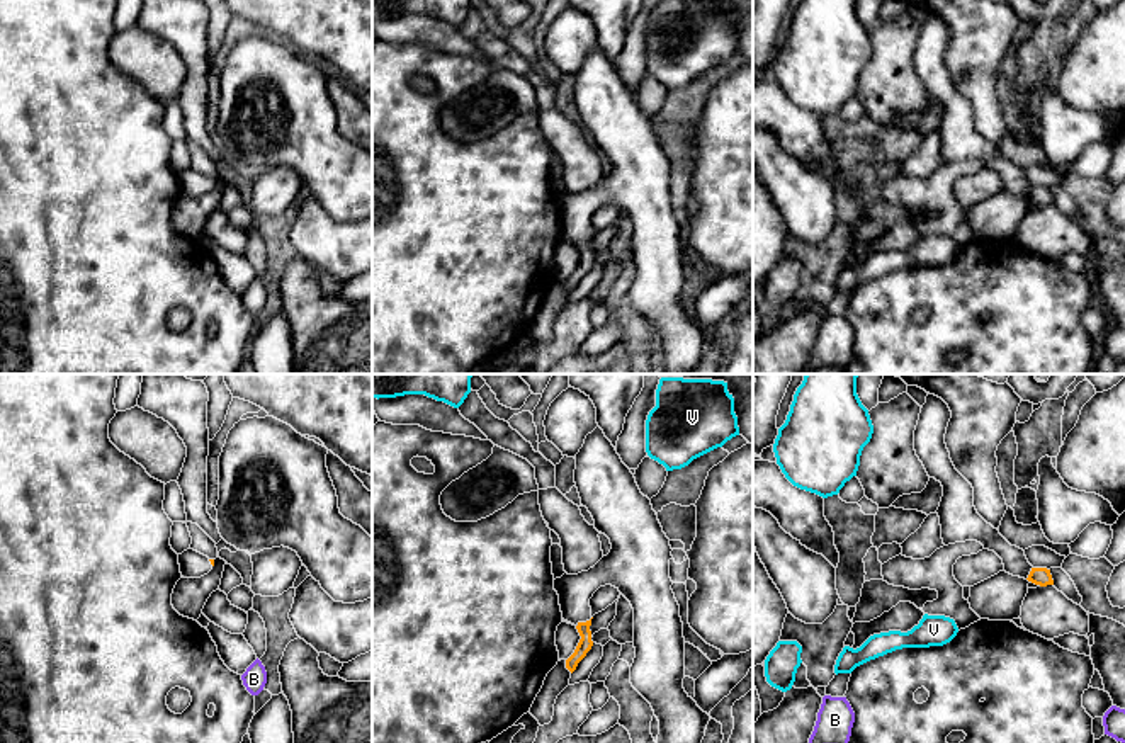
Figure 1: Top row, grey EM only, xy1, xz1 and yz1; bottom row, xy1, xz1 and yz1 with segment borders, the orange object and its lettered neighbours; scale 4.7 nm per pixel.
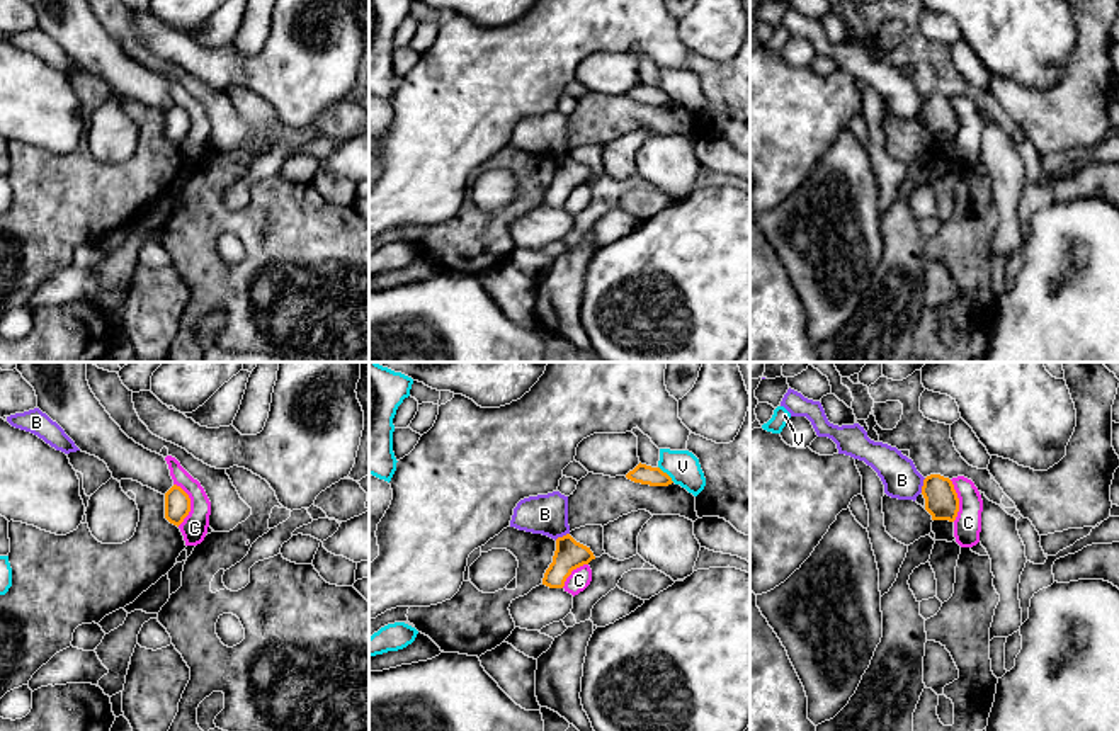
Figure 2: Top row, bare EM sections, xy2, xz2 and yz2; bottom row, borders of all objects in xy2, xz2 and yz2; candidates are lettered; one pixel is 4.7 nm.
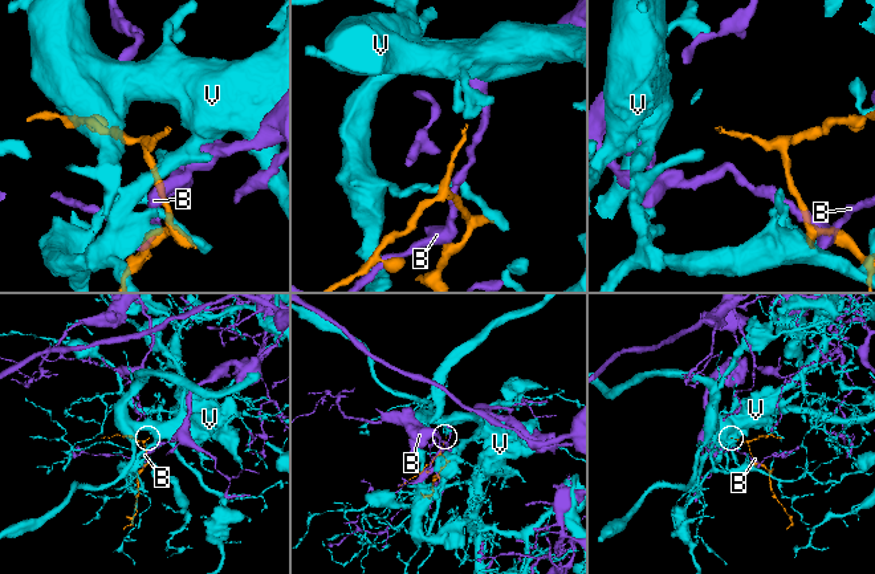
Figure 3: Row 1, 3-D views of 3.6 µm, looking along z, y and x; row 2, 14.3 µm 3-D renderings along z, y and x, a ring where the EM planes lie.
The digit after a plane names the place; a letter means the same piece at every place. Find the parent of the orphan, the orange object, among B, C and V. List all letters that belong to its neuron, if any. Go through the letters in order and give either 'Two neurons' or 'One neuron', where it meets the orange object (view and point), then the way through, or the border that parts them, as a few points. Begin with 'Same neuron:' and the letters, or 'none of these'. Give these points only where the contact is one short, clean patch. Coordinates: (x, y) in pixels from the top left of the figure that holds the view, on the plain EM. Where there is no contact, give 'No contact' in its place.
Same neuron: none of these
B: Two neurons. Touches orange at yz2 (924, 104). Boundary: yz2 (925, 97), (920, 111)
C: Two neurons. Touches orange at xy2 (189, 123). Boundary: xy2 (174, 102), (189, 118), (189, 133), (177, 145)
V: Two neurons. Touches orange at xz2 (667, 94). Boundary: xz2 (658, 85), (674, 101)

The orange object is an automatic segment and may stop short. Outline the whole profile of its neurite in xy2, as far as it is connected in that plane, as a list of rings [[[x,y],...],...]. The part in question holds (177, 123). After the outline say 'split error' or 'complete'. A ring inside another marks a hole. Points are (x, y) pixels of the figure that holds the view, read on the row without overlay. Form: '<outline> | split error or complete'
[[[173,104],[165,112],[165,138],[179,146],[189,134],[189,131],[190,131],[189,114],[180,105]]] | complete

